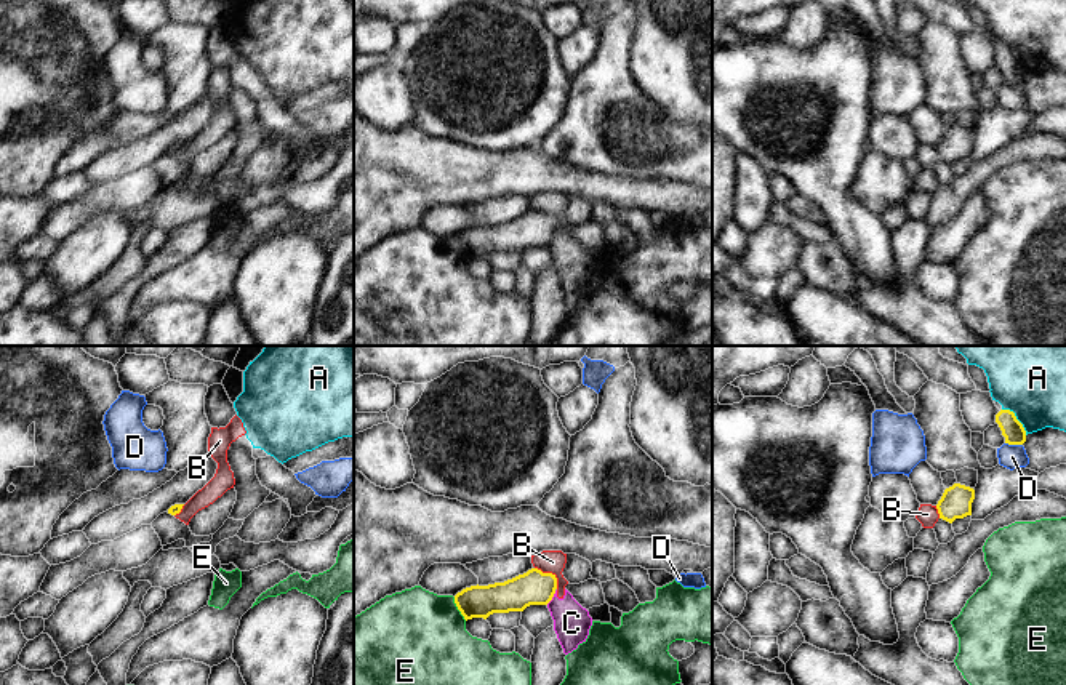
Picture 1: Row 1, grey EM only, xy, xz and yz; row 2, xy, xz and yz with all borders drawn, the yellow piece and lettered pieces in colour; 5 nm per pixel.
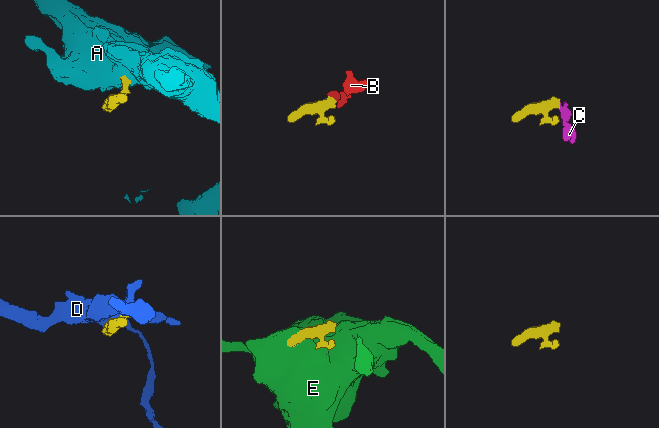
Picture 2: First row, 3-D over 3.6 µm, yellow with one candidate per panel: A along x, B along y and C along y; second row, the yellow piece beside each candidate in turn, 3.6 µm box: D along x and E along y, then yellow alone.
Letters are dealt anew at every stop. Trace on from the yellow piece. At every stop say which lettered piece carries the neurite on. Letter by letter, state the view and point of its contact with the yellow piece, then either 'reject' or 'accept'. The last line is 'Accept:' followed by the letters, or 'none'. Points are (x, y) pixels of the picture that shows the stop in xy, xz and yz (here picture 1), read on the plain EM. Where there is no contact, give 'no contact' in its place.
A: yz (1015, 60) | reject
B: xz (551, 215) | reject
C: xz (553, 237) | reject
D: yz (1013, 85) | reject
E: xz (458, 250) | reject
Accept: none

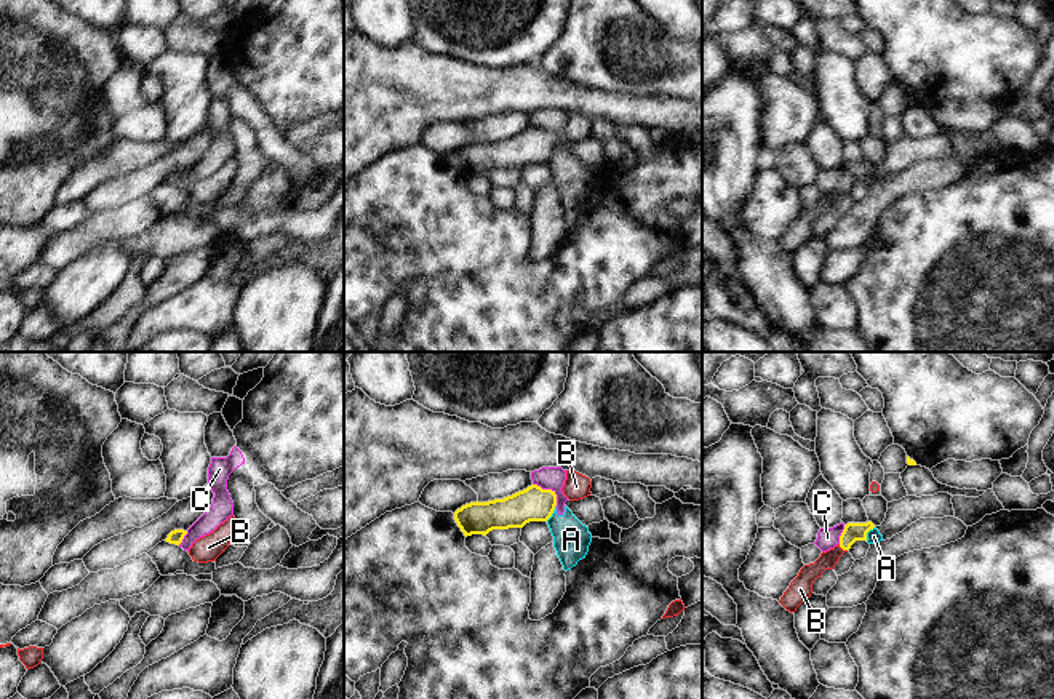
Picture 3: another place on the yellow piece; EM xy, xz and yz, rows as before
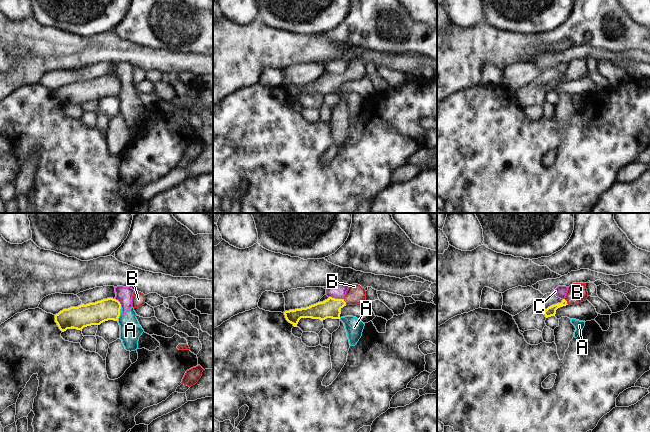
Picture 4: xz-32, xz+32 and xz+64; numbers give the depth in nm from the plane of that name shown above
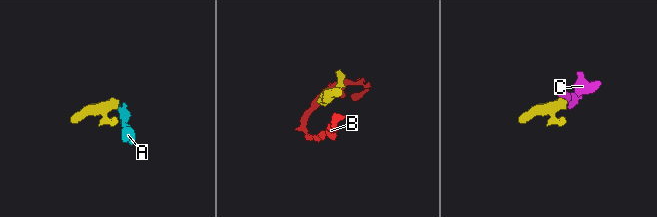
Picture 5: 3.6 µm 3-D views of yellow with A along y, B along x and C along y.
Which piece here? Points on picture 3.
A: yz (867, 173) | reject
B: yz (843, 191) | accept
C: xz (550, 131) | reject
Accept: B

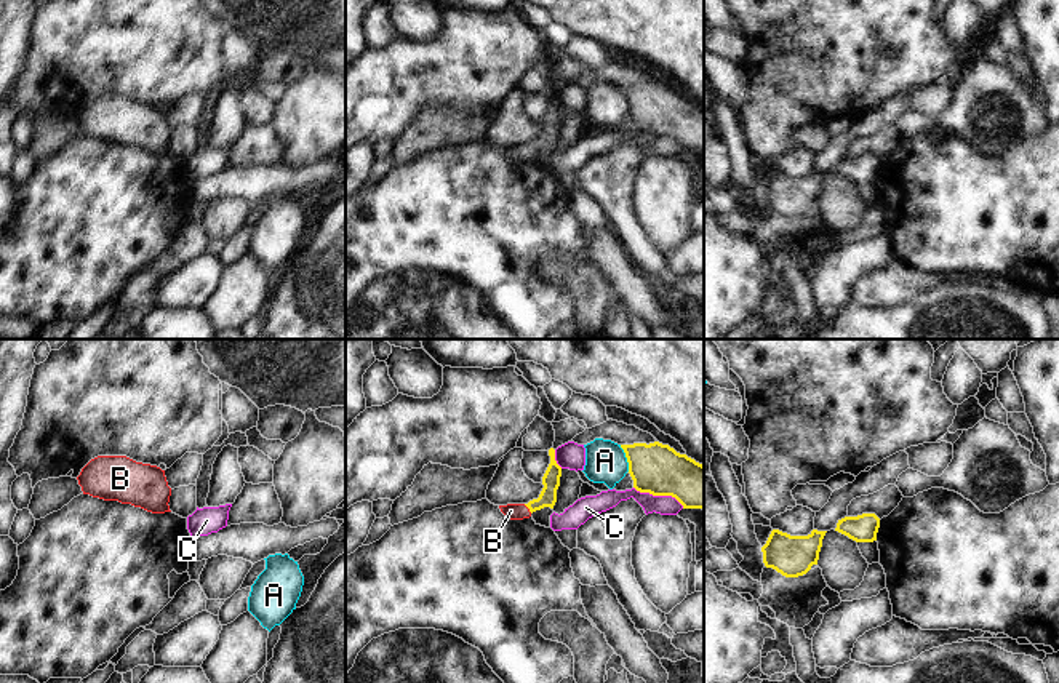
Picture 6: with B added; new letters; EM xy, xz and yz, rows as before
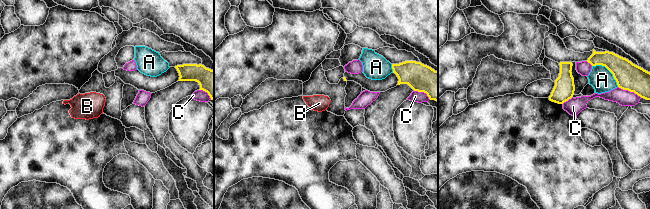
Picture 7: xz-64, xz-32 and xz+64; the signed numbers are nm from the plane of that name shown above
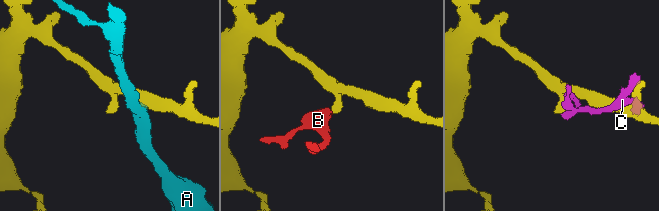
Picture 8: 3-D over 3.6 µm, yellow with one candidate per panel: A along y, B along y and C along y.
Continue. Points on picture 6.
A: xz (626, 98) | reject
B: xz (528, 149) | accept
C: xz (659, 136) | reject
Accept: B

